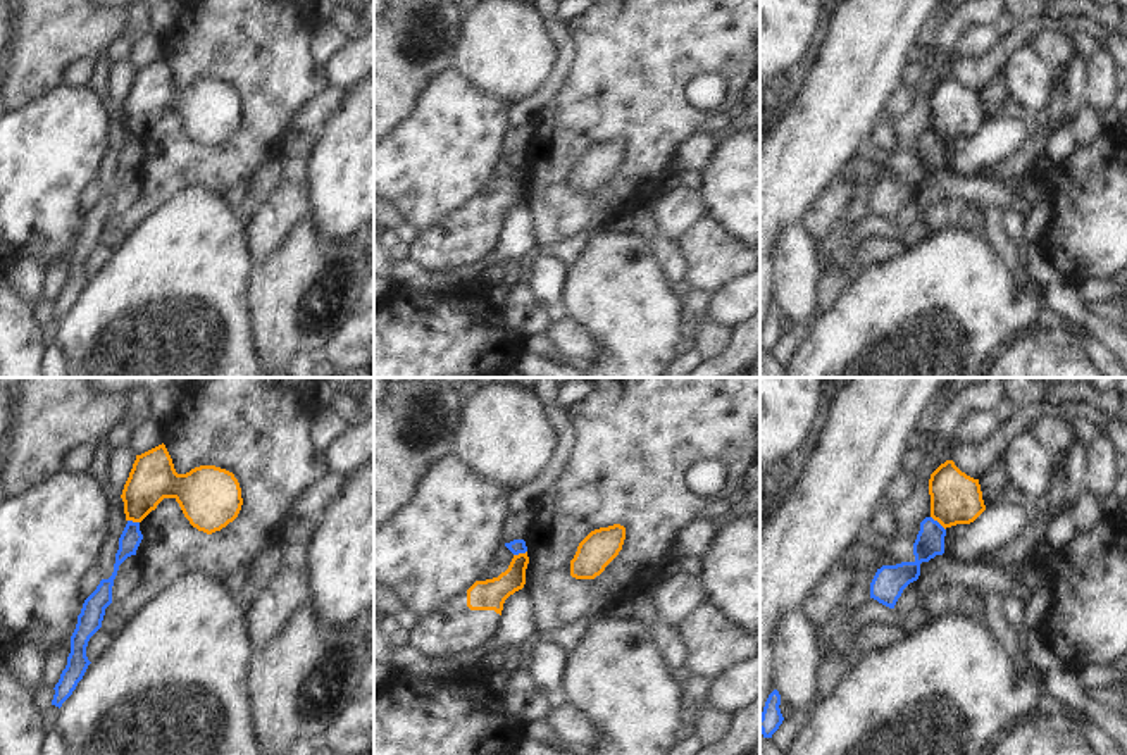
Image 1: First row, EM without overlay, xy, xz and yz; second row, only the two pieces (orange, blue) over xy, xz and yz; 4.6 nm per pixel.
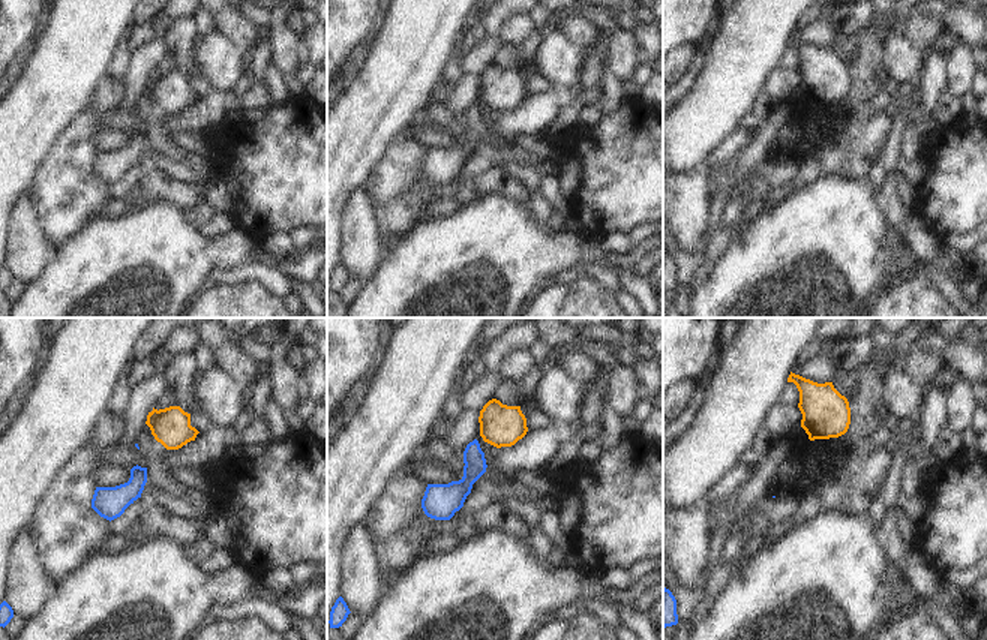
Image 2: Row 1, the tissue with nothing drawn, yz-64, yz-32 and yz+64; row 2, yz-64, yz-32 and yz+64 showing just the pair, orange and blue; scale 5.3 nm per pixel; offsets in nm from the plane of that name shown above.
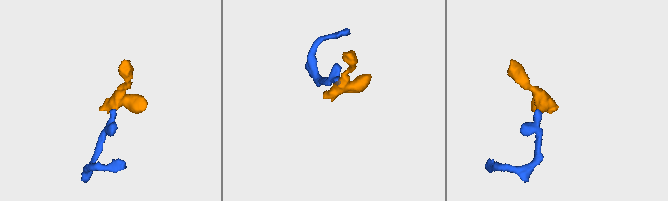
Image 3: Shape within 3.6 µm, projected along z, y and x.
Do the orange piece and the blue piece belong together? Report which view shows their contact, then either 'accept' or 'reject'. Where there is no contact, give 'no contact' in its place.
yz | reject

